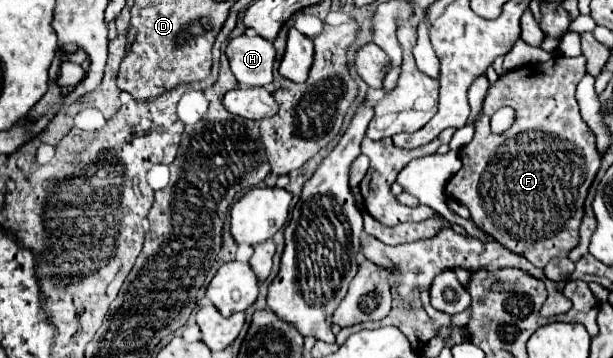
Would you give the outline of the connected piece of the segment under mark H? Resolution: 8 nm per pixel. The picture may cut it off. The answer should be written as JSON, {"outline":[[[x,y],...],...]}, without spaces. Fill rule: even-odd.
{"outline":[[[239,36],[233,38],[227,48],[231,70],[241,86],[267,86],[273,80],[275,48],[261,36]]]}

